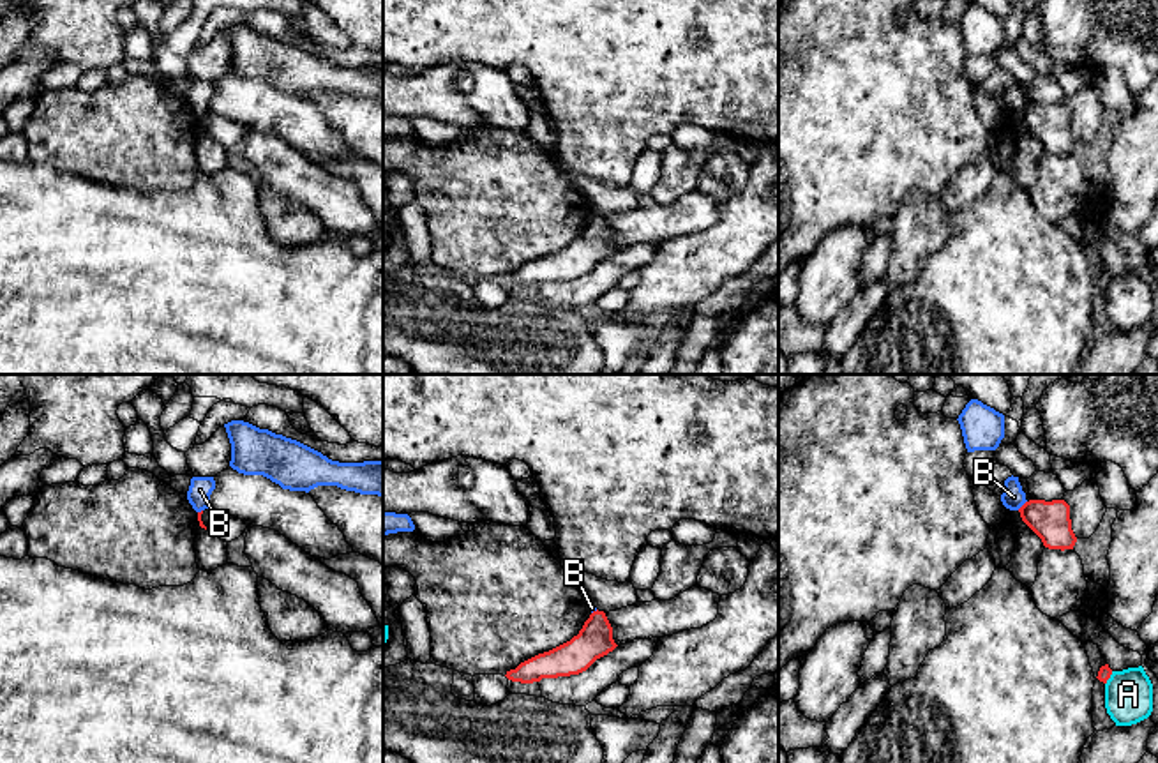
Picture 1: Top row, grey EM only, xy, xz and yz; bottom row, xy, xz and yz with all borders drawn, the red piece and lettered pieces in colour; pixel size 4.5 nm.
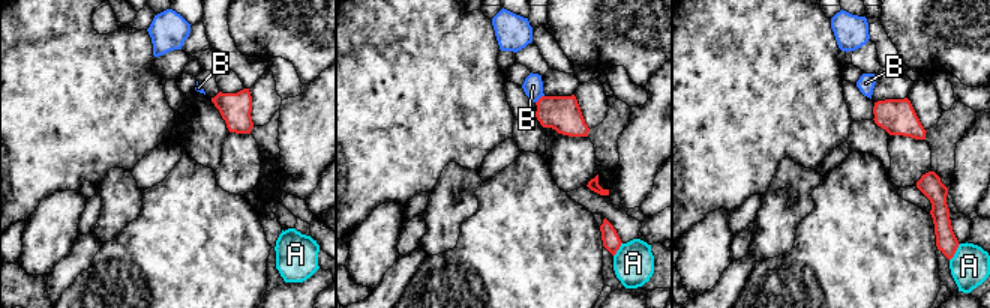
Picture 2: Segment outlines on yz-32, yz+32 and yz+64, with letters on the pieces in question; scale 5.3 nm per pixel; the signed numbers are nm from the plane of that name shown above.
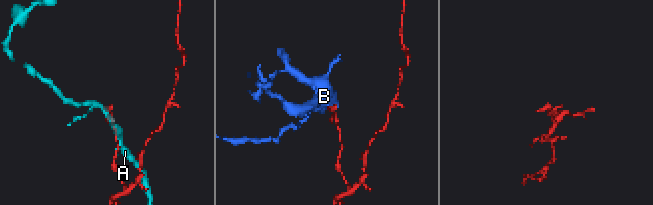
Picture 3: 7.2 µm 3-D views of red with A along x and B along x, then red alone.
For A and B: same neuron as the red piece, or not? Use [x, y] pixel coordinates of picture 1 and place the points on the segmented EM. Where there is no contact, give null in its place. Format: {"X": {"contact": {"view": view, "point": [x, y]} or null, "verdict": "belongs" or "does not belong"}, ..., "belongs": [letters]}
{"A": {"contact": {"view": "yz", "point": [1109, 677]}, "verdict": "does not belong"}, "B": {"contact": {"view": "yz", "point": [1022, 506]}, "verdict": "does not belong"}, "belongs": []}

